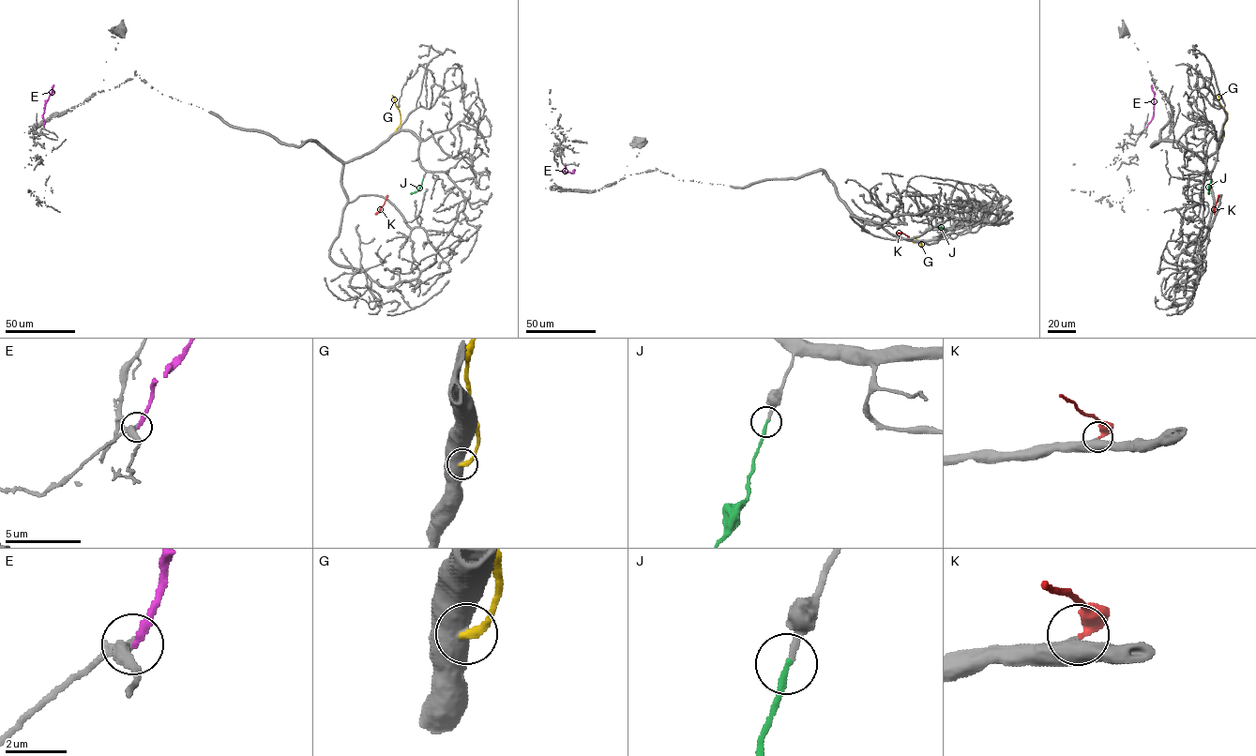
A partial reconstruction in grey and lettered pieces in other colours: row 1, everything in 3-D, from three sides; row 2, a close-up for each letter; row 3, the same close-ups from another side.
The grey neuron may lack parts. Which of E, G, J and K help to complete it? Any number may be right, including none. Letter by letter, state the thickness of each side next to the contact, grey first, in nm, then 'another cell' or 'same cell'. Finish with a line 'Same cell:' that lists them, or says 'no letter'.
E: 440/220 nm | another cell
G: 750/260 nm | another cell
J: 200/200 nm | same cell
K: 140/420 nm | same cell
Same cell: J, K

